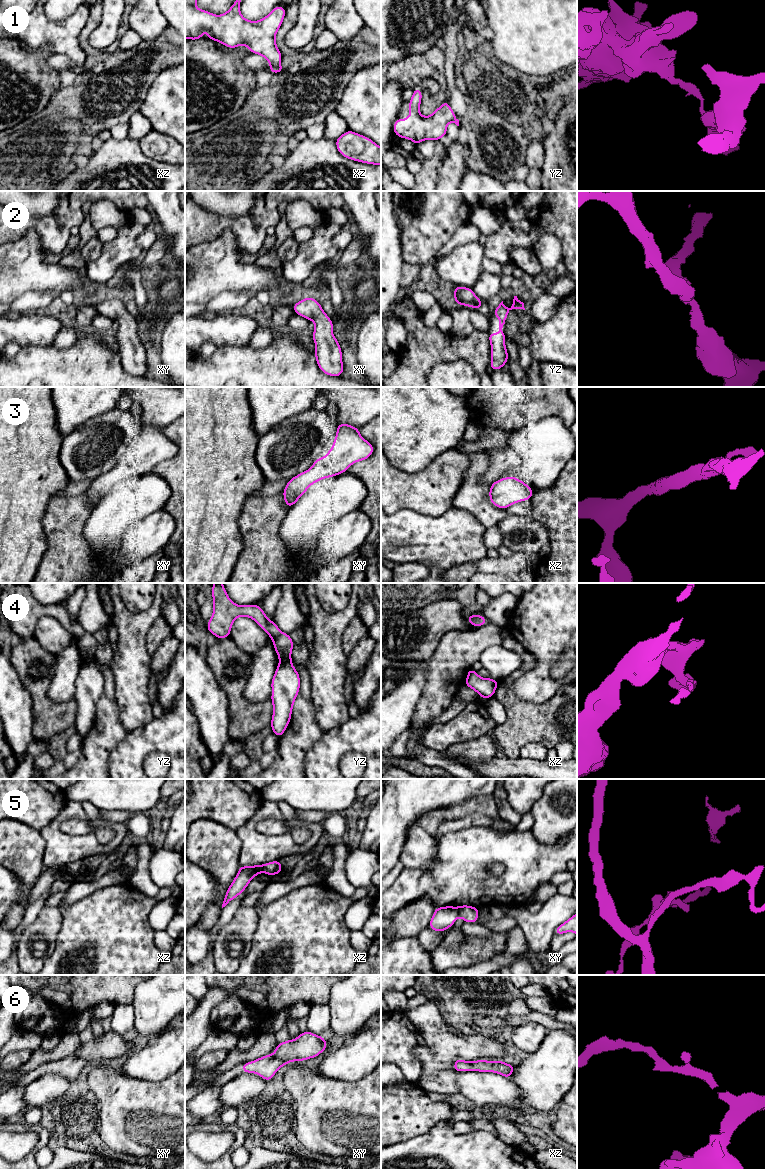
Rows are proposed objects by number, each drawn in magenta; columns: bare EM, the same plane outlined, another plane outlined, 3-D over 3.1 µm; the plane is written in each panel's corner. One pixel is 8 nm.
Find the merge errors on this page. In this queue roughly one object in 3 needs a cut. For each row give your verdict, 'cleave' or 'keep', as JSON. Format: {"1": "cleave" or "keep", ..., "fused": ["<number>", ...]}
{"1": "cleave", "2": "keep", "3": "keep", "4": "cleave", "5": "cleave", "6": "keep", "fused": ["1", "4", "5"]}

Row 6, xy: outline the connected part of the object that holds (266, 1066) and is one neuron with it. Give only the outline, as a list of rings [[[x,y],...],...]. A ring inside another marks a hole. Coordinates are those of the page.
[[[310,1031],[301,1032],[293,1039],[278,1043],[274,1053],[262,1056],[254,1061],[242,1064],[244,1073],[255,1073],[269,1081],[284,1065],[294,1061],[306,1061],[316,1058],[327,1049],[327,1040]]]

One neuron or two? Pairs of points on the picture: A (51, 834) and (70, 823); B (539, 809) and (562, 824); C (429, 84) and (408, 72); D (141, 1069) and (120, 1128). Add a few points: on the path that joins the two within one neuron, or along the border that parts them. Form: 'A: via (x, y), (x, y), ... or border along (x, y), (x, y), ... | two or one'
A: border along (59, 825), (59, 828), (68, 834), (83, 835) | two
B: via (545, 811), (549, 811), (556, 818) | one
C: border along (413, 87), (424, 79), (432, 78), (439, 90) | two
D: border along (119, 1068), (126, 1075), (133, 1078), (161, 1080) | two

